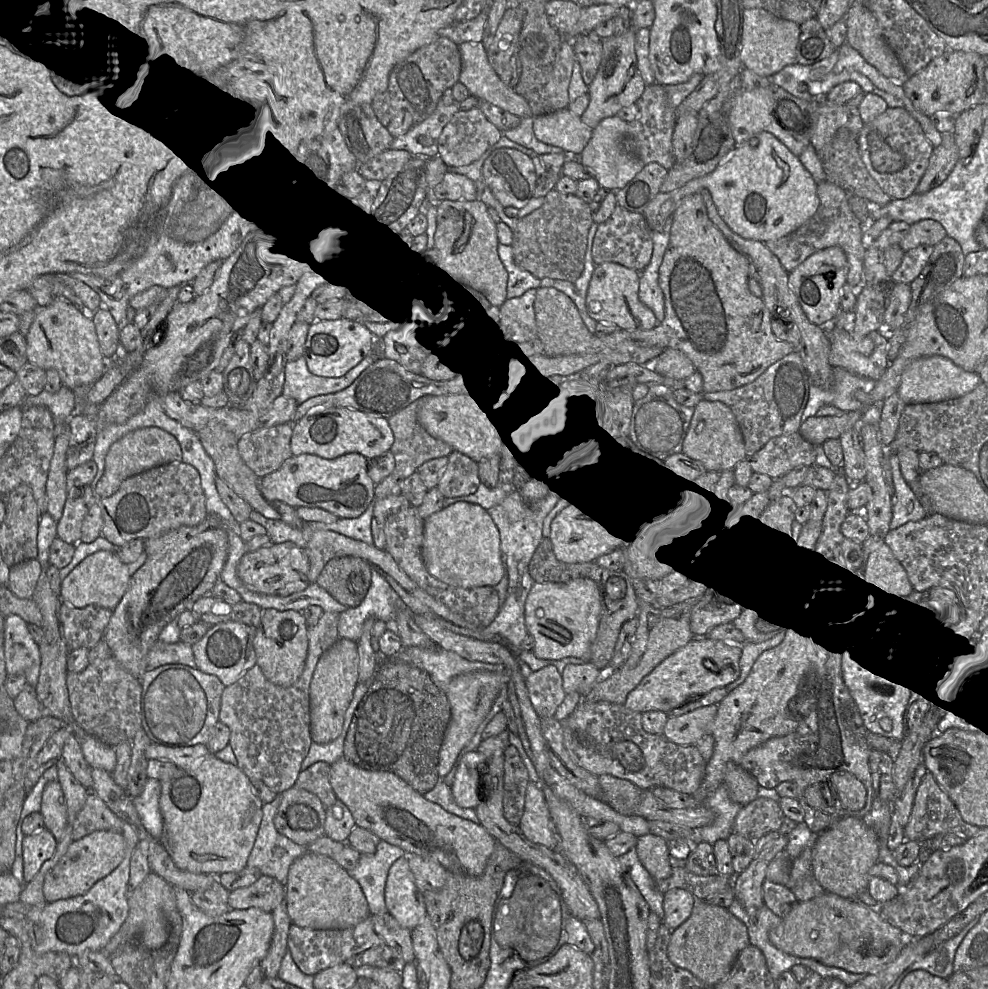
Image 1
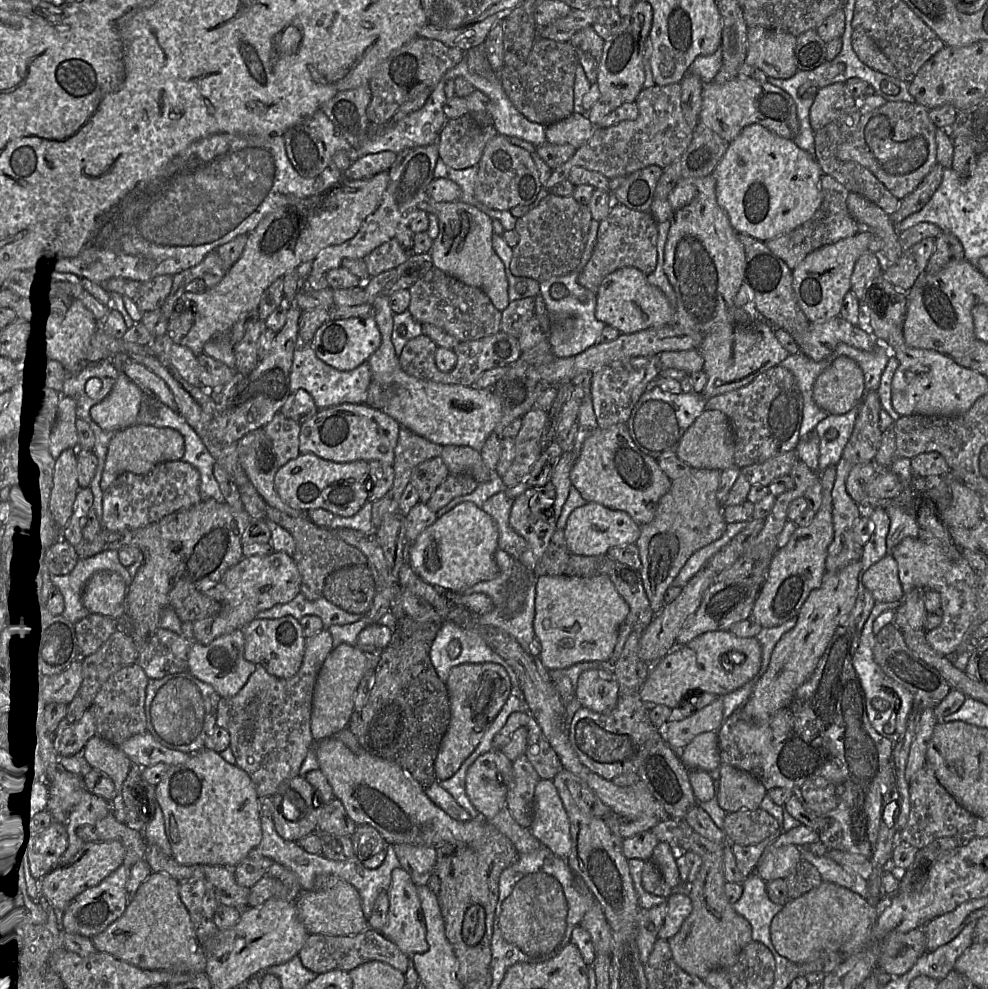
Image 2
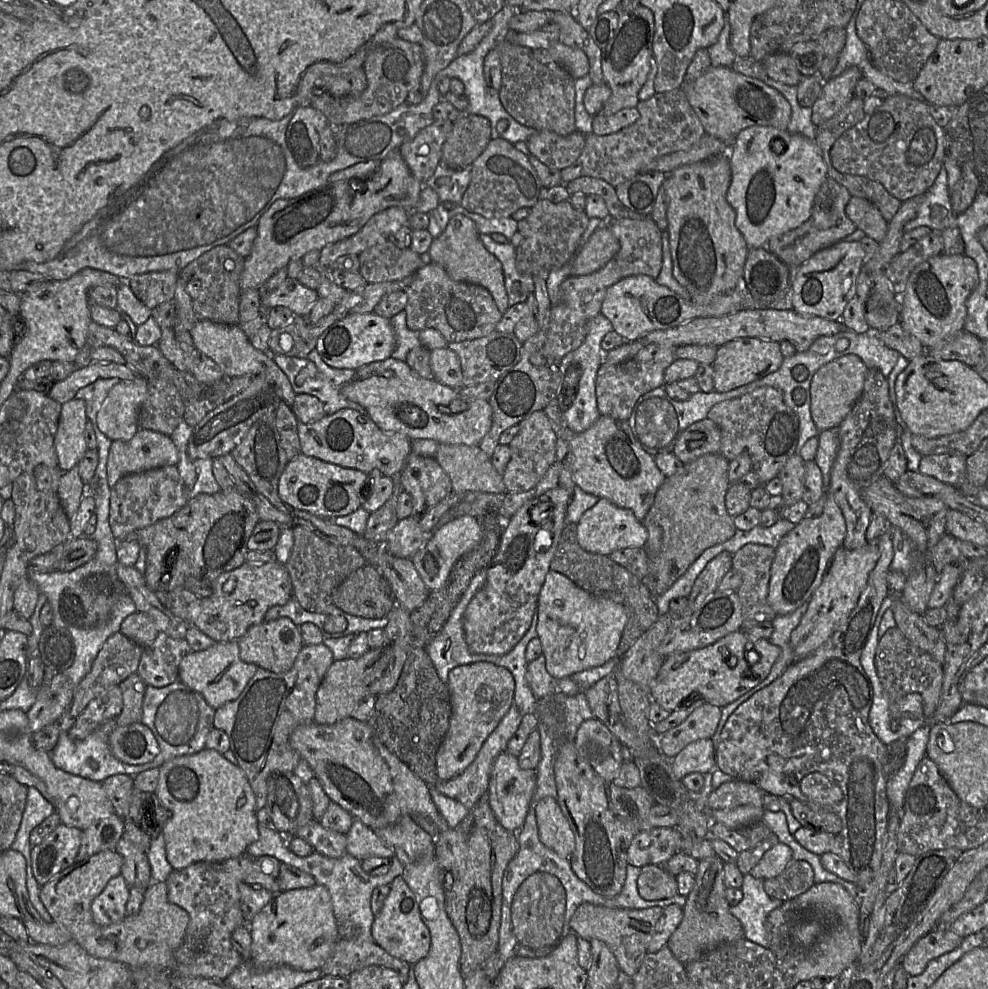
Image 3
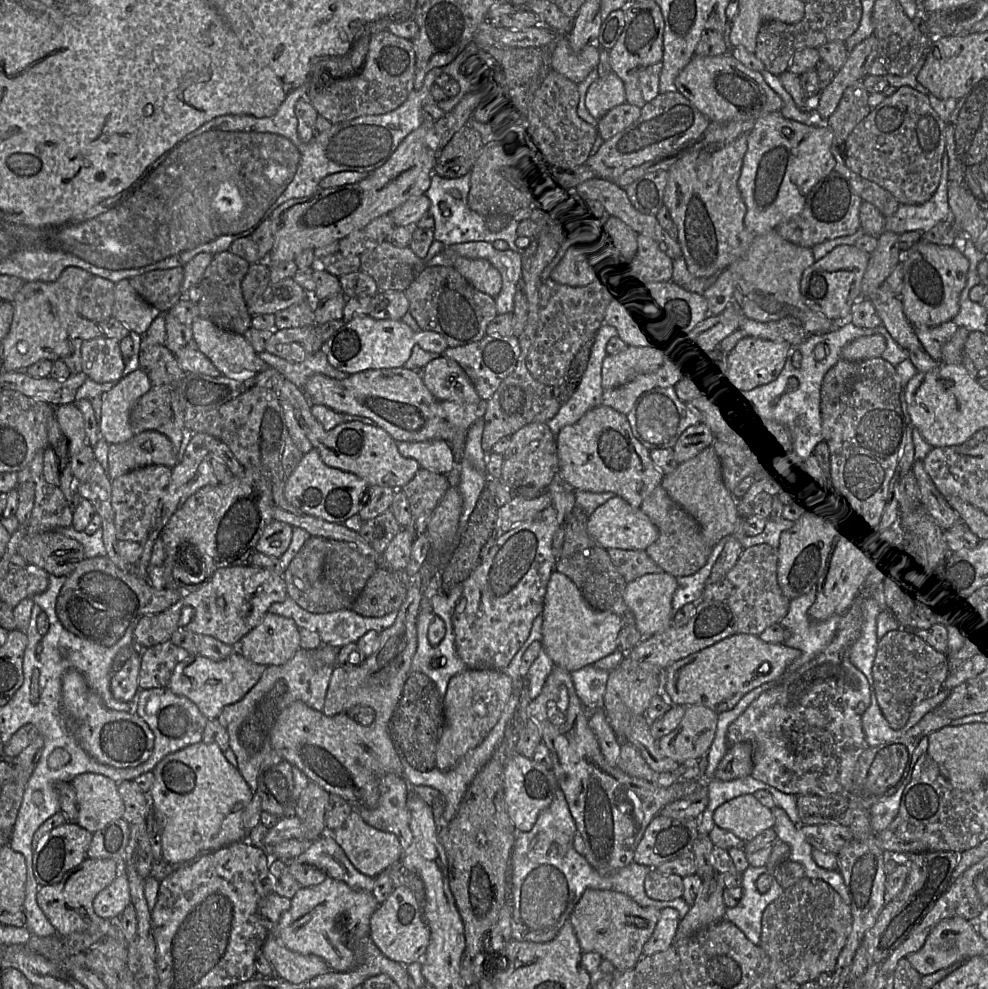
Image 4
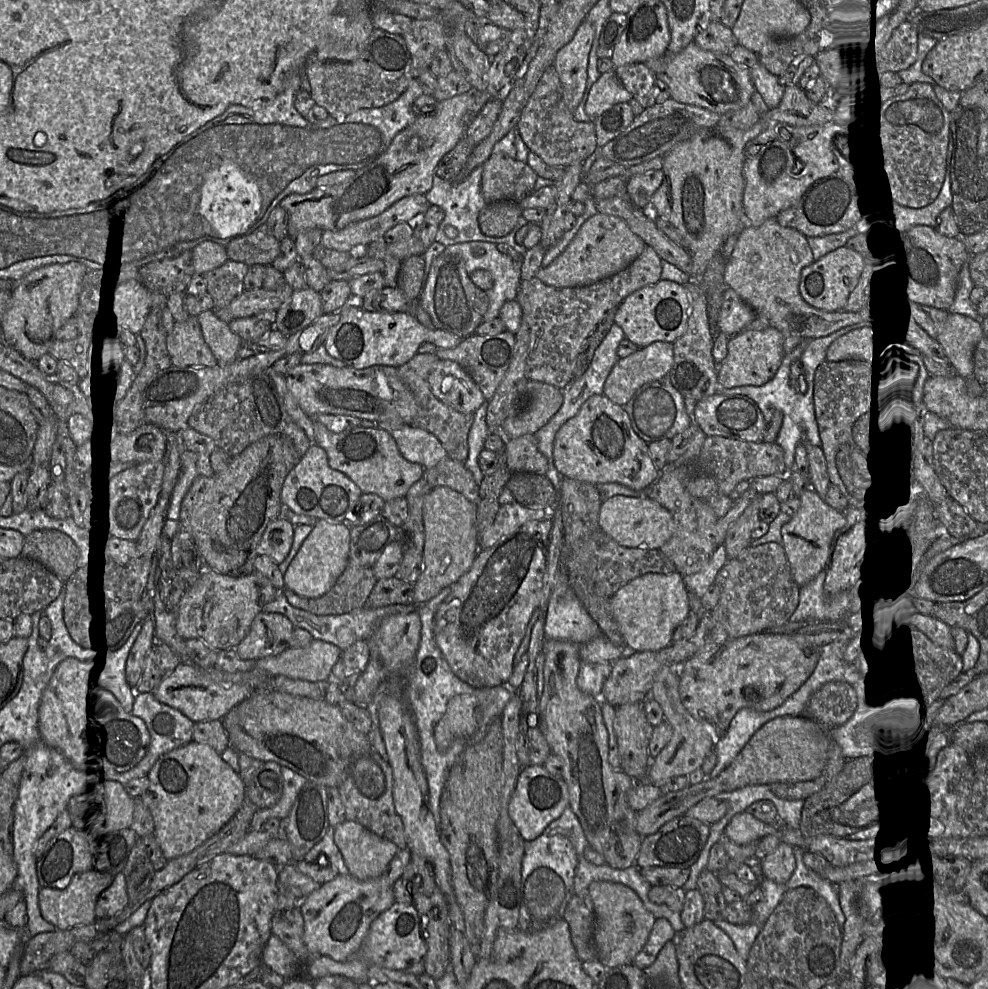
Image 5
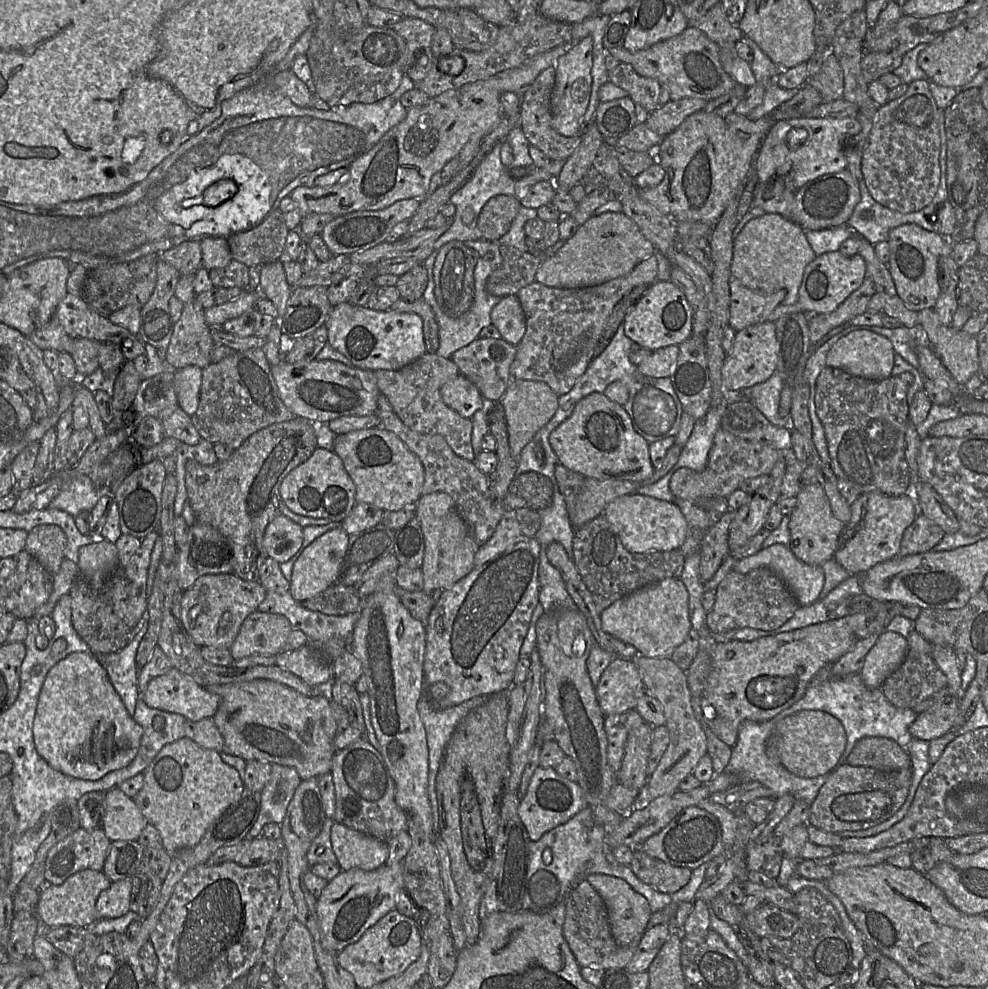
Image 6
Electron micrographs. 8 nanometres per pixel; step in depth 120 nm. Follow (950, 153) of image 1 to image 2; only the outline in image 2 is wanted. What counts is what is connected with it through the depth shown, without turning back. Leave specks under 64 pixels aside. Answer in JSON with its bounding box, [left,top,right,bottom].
[891,163,944,224]

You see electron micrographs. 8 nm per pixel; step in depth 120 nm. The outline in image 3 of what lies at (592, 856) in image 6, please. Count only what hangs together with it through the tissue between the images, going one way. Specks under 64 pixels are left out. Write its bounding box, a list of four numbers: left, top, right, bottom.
[498,725,687,963]

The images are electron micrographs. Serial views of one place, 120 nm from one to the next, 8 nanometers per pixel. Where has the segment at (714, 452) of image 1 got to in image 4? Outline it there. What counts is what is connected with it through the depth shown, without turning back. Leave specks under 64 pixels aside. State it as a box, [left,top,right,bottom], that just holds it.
[673,423,715,463]

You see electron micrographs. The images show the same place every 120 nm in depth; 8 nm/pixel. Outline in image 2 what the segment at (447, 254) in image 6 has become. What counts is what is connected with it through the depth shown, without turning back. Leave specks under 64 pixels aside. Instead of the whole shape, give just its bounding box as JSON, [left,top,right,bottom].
[408,266,502,342]

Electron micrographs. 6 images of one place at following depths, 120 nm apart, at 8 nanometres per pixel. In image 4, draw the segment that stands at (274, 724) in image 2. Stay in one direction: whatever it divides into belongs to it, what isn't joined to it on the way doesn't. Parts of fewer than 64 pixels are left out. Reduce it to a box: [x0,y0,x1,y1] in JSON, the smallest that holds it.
[216,649,335,833]

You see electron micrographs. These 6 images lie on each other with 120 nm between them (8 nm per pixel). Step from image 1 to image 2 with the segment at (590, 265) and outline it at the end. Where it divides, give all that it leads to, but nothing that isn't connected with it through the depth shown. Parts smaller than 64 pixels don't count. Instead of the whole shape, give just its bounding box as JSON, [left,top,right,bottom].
[540,219,606,358]

